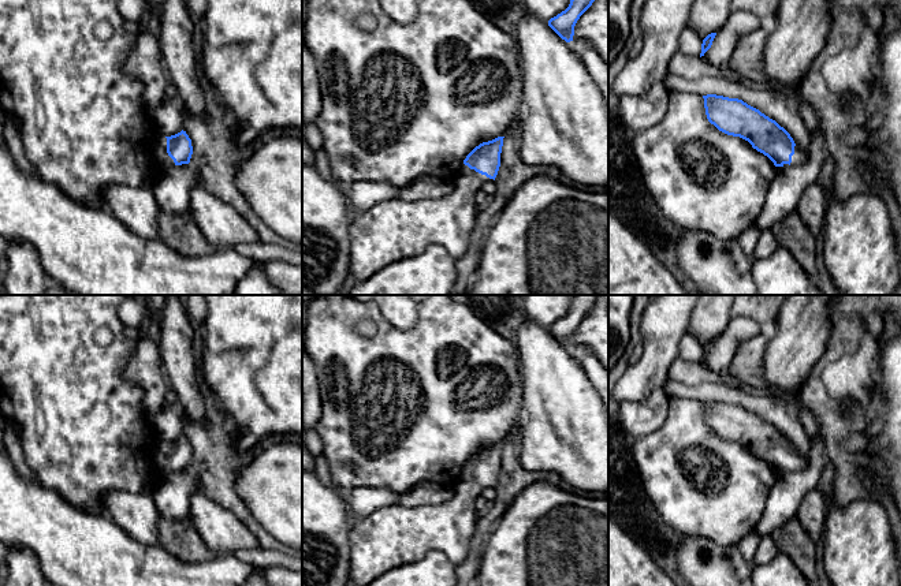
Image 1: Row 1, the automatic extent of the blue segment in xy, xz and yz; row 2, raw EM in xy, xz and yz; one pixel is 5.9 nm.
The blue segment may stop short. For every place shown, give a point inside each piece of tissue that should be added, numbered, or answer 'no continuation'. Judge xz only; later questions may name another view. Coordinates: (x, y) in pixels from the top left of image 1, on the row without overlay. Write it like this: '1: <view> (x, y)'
1: xz (387, 537)

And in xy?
1: xy (162, 462)

